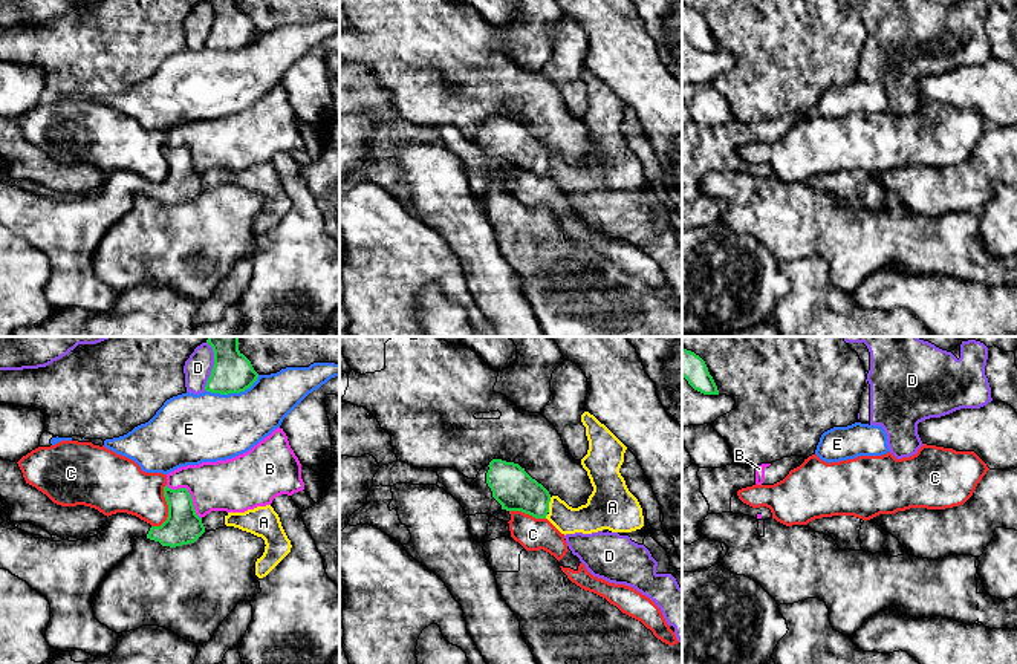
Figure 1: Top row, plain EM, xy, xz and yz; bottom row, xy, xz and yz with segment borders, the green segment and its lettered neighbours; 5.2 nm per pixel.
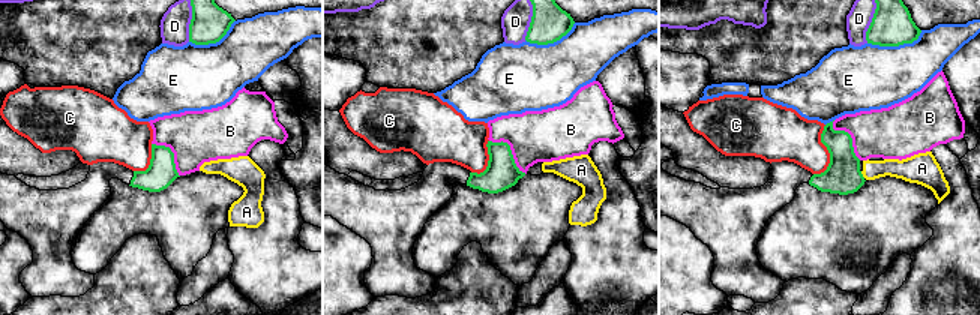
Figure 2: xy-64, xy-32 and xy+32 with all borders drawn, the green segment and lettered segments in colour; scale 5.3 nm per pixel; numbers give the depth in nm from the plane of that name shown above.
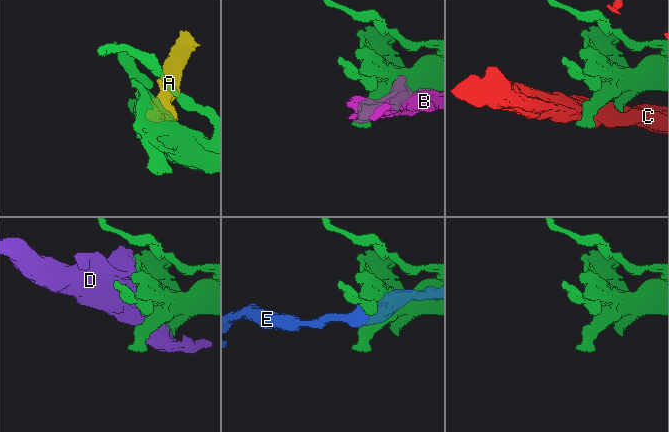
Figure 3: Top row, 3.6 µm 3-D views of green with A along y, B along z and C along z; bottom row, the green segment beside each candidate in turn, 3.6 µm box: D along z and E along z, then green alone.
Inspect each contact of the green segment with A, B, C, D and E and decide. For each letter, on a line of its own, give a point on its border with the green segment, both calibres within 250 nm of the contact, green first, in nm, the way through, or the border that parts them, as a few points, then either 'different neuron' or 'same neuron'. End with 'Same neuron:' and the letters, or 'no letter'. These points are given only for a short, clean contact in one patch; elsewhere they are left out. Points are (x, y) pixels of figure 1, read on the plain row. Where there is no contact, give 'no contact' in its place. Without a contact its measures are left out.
A: contact xz (548, 162); calibres 220 and 160 nm; border xz (551, 155), (548, 169); different neuron
B: contact xy (190, 152); calibres 190 and 280 nm; different neuron
C: contact xy (168, 166); calibres 190 and 260 nm; different neuron
D: contact xy (213, 25); calibres 220 and 150 nm; different neuron
E: contact xy (233, 49); calibres 220 and 360 nm; different neuron
Same neuron: no letter

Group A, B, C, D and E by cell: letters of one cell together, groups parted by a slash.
A D / B / C / E

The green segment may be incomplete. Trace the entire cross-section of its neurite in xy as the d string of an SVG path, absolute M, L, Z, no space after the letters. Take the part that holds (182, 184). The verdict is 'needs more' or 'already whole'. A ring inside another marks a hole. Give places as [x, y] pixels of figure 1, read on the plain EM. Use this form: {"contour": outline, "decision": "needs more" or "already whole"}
{"contour": "M165 142L164 155L168 174L161 184L116 170L107 174L98 193L78 199L28 191L0 174L0 226L26 239L49 259L46 298L50 304L109 312L116 306L119 291L101 282L92 265L107 229L133 208L139 194L176 205L194 200L205 190L187 145Z", "decision": "needs more"}

